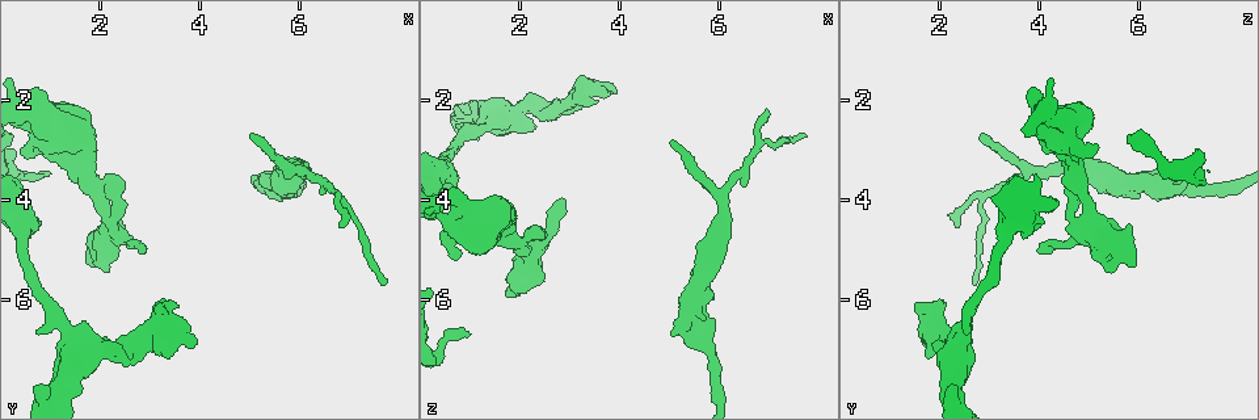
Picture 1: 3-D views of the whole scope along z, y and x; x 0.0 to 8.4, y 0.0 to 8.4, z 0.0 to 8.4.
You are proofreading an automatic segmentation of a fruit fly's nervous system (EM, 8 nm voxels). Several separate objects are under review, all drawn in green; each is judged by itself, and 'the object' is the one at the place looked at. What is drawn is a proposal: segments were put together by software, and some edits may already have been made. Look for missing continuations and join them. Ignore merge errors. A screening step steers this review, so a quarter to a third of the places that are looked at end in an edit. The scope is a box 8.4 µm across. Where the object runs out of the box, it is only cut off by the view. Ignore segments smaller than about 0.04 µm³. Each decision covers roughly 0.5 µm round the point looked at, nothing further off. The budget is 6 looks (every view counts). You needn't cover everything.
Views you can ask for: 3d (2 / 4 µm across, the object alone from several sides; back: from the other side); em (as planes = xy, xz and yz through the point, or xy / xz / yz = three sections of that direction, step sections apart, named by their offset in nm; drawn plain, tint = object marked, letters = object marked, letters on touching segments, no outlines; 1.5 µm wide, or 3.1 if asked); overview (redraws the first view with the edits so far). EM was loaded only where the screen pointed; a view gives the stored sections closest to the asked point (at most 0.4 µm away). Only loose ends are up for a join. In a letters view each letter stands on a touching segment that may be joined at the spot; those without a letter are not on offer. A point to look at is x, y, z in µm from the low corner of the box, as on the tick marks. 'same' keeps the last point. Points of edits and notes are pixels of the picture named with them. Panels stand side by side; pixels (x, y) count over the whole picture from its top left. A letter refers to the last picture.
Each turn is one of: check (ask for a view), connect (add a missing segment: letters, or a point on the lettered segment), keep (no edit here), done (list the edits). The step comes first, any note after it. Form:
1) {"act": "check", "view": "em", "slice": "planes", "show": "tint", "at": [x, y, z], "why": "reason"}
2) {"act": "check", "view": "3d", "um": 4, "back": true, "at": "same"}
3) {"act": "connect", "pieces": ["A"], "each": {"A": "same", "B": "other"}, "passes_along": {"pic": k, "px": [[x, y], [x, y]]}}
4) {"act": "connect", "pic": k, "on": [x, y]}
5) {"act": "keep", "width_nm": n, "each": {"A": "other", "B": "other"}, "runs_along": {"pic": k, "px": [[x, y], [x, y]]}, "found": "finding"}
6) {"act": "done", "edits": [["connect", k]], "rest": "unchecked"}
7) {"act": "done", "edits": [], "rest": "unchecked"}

{"act": "check", "view": "em", "slice": "planes", "show": "letters", "at": [5.05, 2.65, 2.80], "why": "branch stops here"}

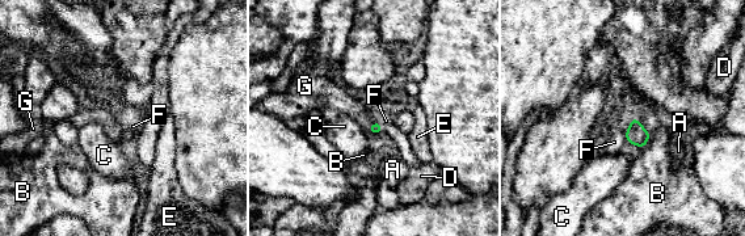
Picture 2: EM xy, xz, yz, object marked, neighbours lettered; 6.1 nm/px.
{"act": "connect", "pieces": ["G"], "each": {"A": "other", "B": "other", "C": "other", "D": "other", "E": "other", "F": "other", "G": "same"}, "passes_along": {"pic": 2, "px": [[375, 127], [374, 123], [341, 101]]}, "found": "it goes on there"}

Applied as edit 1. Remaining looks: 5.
{"act": "check", "view": "overview"}

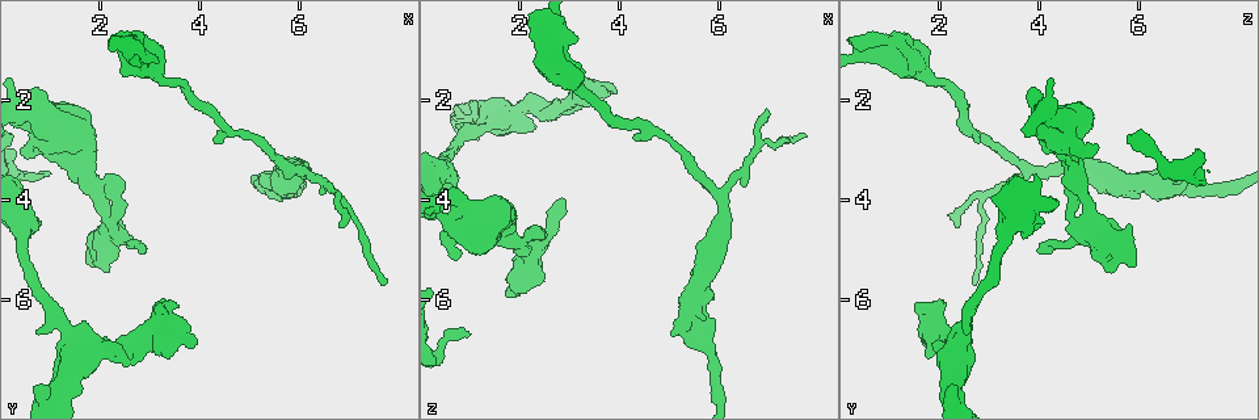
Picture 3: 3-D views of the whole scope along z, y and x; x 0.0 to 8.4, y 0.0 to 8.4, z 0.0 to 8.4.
{"act": "check", "view": "em", "slice": "planes", "show": "letters", "at": [0.80, 2.90, 4.95], "why": "free end"}

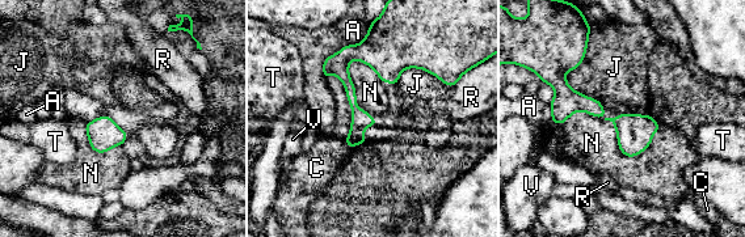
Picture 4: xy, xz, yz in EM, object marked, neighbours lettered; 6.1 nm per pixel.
{"act": "keep", "longest_contact_nm": ["J", 420], "each": {"A": "other", "C": "other", "J": "other", "N": "other", "R": "other", "T": "other", "V": "other"}, "border": {"pic": 4, "px": [[604, 119], [627, 156], [660, 128]]}, "found": "no lettered segment goes on from it"}

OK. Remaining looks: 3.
{"act": "check", "view": "em", "slice": "planes", "show": "letters", "at": [2.85, 5.05, 4.00], "why": "an open end"}

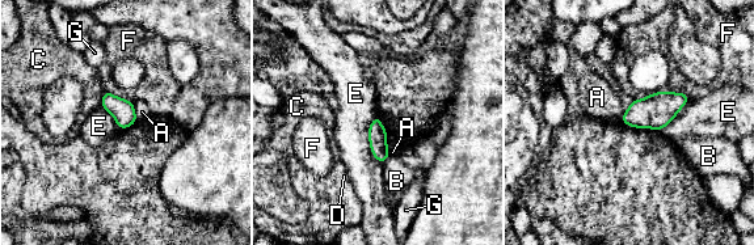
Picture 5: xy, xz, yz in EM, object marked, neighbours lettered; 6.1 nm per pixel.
{"act": "keep", "width_nm": 110, "each": {"A": "other", "B": "other", "C": "other", "D": "other", "E": "other", "F": "other", "G": "other"}, "border": {"pic": 5, "px": [[376, 115], [369, 146], [382, 163]]}, "found": "no lettered segment goes on from it"}

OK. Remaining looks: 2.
{"act": "done", "edits": [["connect", 2]], "rest": "unchecked"}

